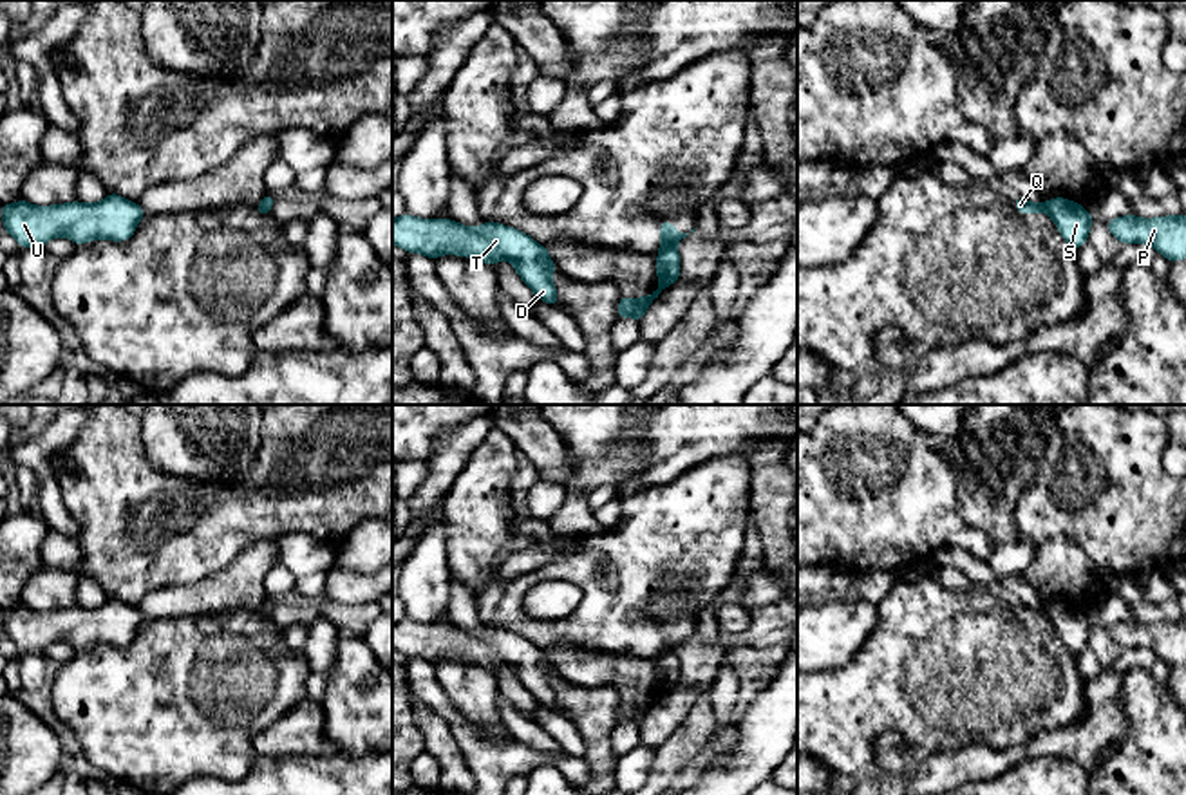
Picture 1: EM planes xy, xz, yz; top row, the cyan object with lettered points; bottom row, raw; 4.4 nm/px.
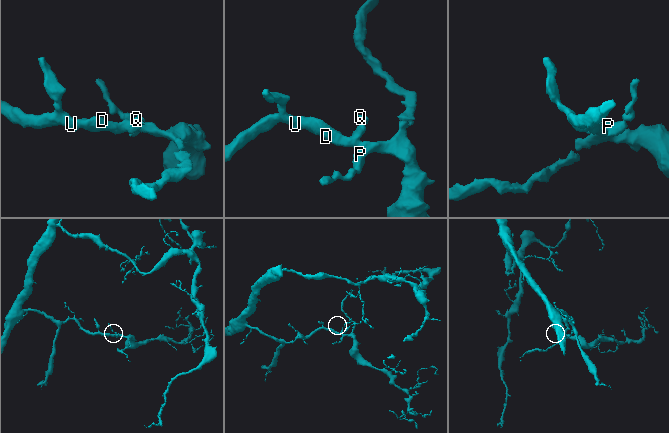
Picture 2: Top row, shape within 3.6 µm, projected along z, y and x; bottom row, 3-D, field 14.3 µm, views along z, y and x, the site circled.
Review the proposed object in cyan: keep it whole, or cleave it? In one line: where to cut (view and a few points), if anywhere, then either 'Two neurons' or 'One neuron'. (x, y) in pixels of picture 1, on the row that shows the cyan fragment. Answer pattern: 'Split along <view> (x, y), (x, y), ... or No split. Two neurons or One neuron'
Split along xz (675, 246), (660, 252). Two neurons

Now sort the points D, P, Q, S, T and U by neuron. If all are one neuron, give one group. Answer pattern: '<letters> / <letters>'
D P S T U / Q

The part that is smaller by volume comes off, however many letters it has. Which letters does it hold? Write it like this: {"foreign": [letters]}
{"foreign": ["Q"]}

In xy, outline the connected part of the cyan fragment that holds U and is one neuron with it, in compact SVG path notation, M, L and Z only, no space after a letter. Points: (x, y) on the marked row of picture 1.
M108 193L98 204L80 201L34 206L24 199L14 204L0 204L4 229L22 248L43 248L52 237L67 237L76 246L89 240L128 240L137 222L145 217L137 202L118 193Z

